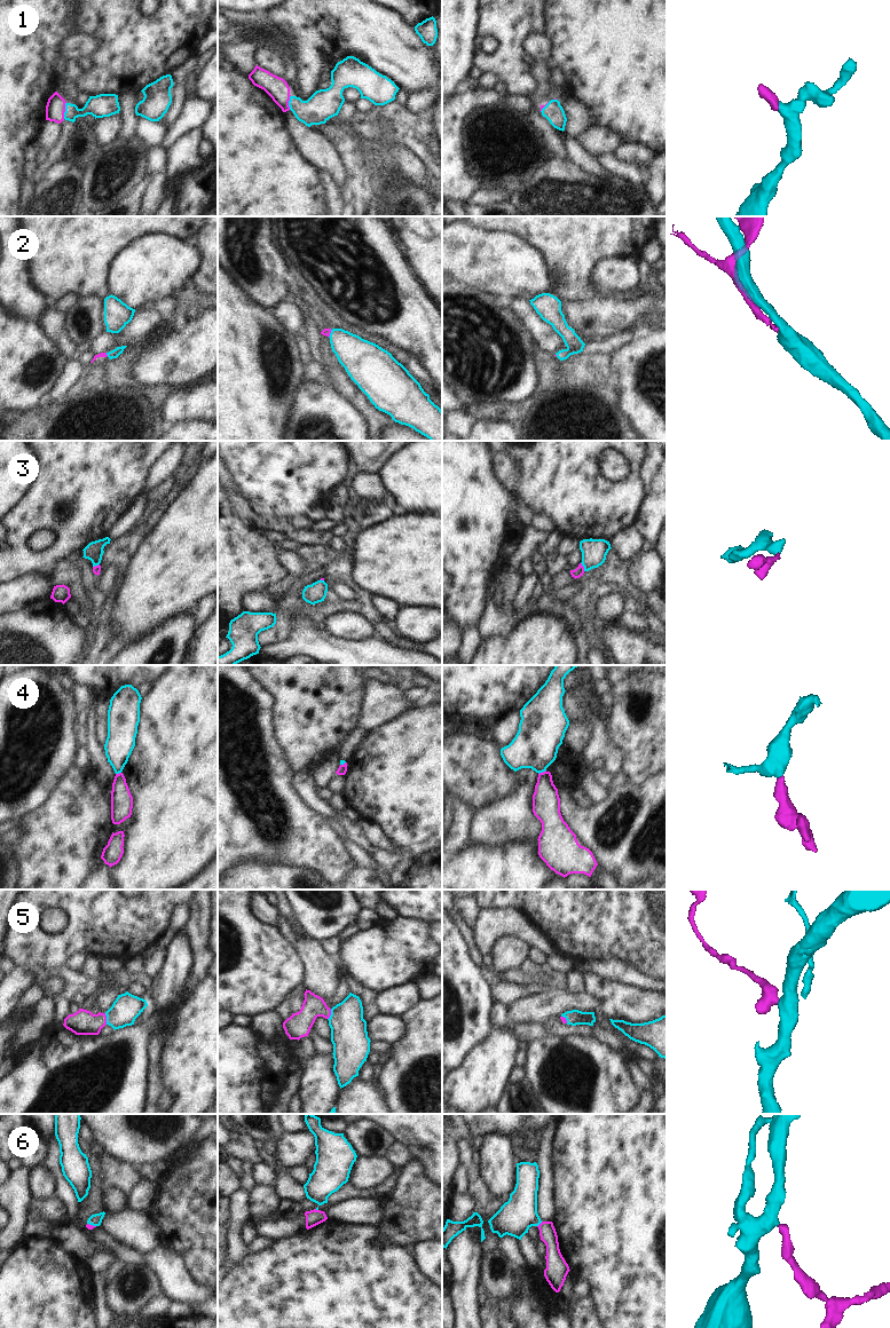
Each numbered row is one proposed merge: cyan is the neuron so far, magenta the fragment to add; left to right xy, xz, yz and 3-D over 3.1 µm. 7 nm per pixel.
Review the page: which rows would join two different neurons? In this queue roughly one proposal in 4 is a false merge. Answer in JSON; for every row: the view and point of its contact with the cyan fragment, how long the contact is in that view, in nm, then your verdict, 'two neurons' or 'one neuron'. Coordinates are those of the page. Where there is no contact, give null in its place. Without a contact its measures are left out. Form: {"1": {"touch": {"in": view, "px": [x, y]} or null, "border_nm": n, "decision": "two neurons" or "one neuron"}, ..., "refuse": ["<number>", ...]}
{"1": {"touch": {"in": "xy", "px": [65, 110]}, "border_nm": 120, "decision": "one neuron"}, "2": {"touch": {"in": "xz", "px": [330, 333]}, "border_nm": 60, "decision": "one neuron"}, "3": {"touch": {"in": "yz", "px": [583, 566]}, "border_nm": 70, "decision": "one neuron"}, "4": {"touch": {"in": "yz", "px": [542, 772]}, "border_nm": 70, "decision": "two neurons"}, "5": {"touch": {"in": "xy", "px": [107, 1019]}, "border_nm": 80, "decision": "one neuron"}, "6": {"touch": {"in": "yz", "px": [540, 1223]}, "border_nm": 50, "decision": "one neuron"}, "refuse": ["4"]}

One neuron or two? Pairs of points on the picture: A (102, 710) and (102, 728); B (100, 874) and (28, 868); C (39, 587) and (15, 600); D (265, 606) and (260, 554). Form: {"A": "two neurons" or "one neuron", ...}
{"A": "one neuron", "B": "two neurons", "C": "one neuron", "D": "two neurons"}

